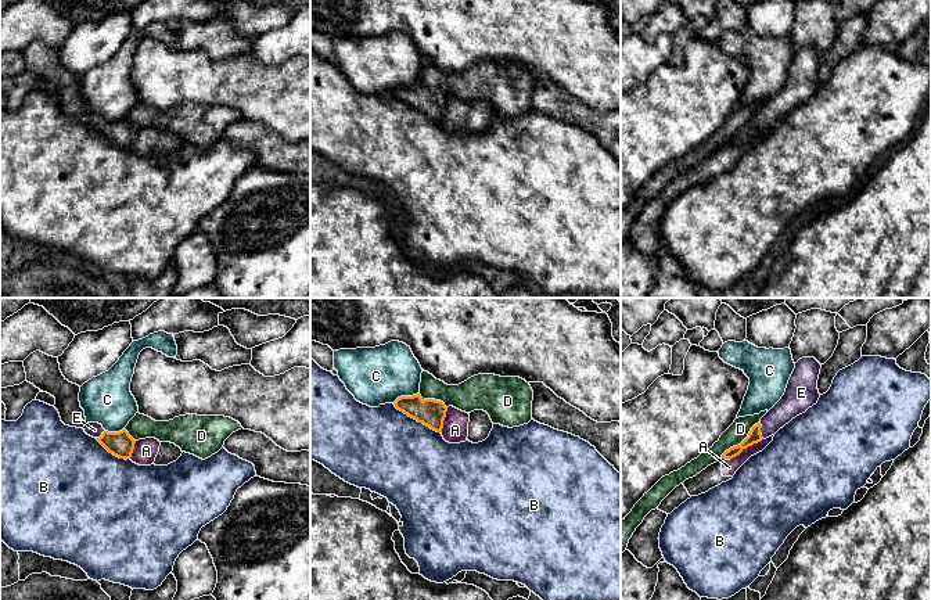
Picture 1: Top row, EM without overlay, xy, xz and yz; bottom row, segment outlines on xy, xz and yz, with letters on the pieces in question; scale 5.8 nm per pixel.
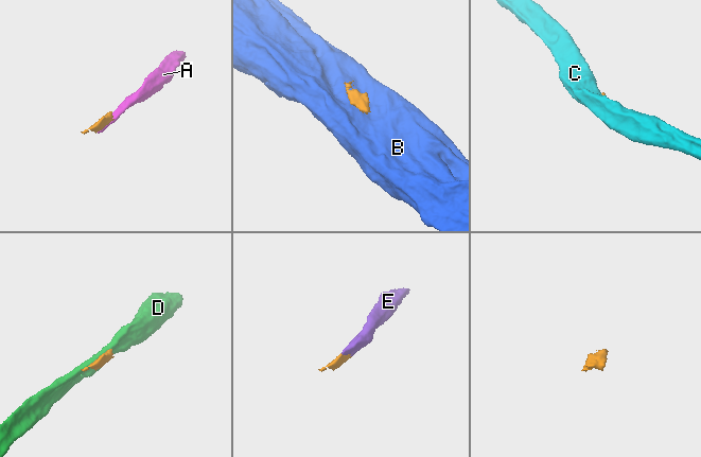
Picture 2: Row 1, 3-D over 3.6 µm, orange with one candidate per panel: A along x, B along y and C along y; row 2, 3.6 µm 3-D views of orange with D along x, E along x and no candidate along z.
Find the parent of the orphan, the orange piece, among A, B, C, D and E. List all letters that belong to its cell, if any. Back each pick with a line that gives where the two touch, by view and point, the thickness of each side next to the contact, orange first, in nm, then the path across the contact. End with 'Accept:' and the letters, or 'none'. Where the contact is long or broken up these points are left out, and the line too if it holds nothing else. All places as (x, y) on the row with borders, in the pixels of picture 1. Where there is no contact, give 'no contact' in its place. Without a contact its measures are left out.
E: yz (759, 430) | 80/150 nm | across yz (754, 437), (759, 430), (793, 403)
Accept: E

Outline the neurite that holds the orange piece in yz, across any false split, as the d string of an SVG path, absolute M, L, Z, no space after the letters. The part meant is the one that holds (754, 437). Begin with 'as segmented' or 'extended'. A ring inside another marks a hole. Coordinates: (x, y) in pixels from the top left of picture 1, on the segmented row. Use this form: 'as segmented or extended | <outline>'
extended | M802 358L788 380L781 399L755 424L748 436L737 446L730 448L722 459L733 459L744 449L774 435L797 416L817 403L820 394L817 380L822 364L815 358Z

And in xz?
as segmented | M420 394L400 396L393 402L395 407L409 417L423 423L436 432L442 432L447 407L435 399L423 399Z

